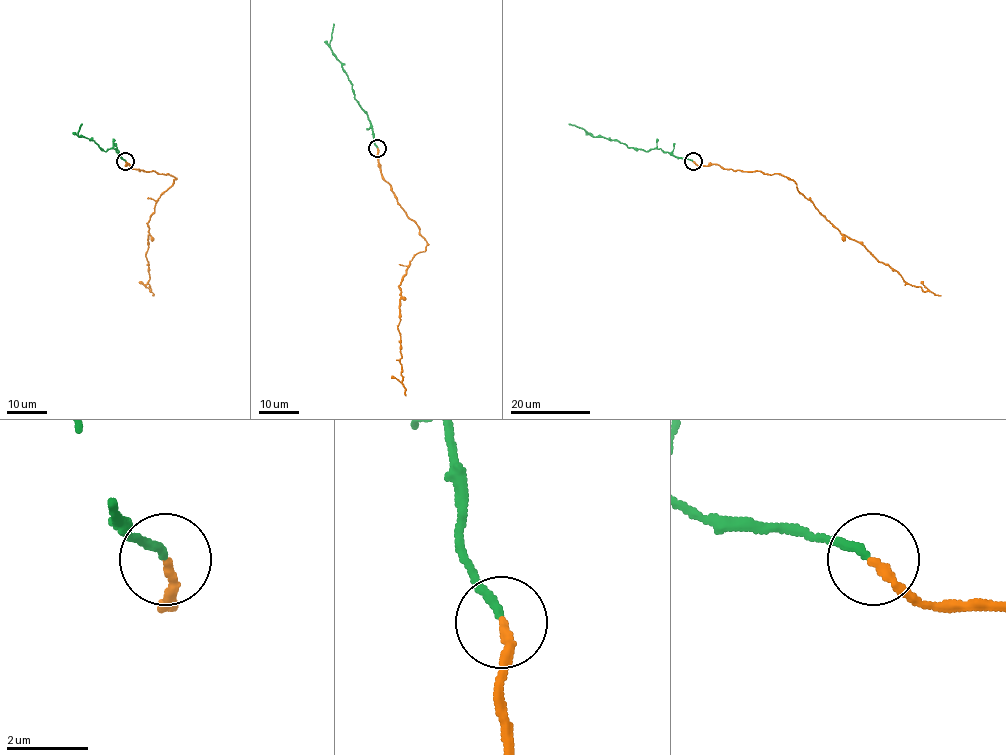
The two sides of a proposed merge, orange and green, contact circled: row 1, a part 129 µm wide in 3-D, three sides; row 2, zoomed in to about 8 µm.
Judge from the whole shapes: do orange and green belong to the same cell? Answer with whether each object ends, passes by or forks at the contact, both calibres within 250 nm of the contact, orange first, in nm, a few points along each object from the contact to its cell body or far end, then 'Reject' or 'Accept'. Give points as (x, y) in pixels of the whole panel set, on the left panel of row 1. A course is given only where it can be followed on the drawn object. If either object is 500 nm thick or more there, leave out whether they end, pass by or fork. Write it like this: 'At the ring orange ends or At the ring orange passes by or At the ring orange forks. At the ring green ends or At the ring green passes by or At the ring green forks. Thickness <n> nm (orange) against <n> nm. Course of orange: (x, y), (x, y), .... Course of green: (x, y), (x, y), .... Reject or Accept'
At the ring orange ends. At the ring green ends. Thickness 220 nm (orange) against 200 nm. Course of orange: (125, 161), (125, 166), (128, 164), (174, 178), (155, 204), (147, 223), (149, 234), (145, 257), (153, 296). Course of green: (125, 161), (115, 149), (105, 151), (94, 141), (79, 136), (82, 124). Reject

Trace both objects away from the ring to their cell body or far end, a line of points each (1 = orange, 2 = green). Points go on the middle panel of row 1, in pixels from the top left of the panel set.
1: (377, 148), (382, 177), (426, 241), (423, 251), (414, 256), (399, 286), (400, 321), (397, 329), (405, 395)
2: (377, 148), (367, 114), (355, 98), (342, 63), (331, 49), (334, 24)

